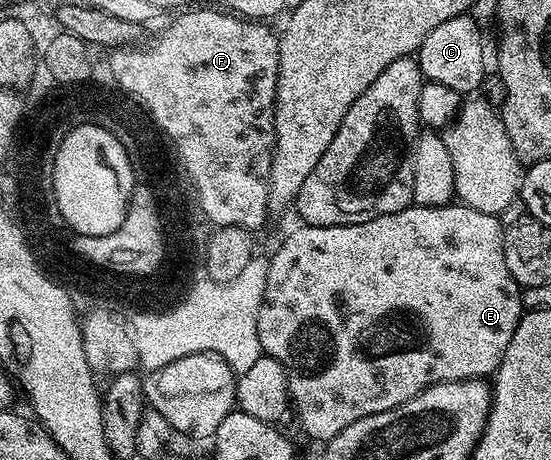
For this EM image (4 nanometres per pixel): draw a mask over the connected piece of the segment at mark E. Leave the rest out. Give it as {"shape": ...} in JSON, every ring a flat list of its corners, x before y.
{"shape":[[451,201,442,207,411,205,400,213,388,213,384,217,347,227,302,225,299,228,275,249,274,256,269,256,268,281,264,285,264,297,258,314,258,332,263,352,284,365,293,410,298,410,302,427,312,438,332,440,348,429,348,425,388,409,396,409,433,383,480,379,493,376,497,371,504,357,504,349,508,349,508,341,512,341,512,333,516,333,516,325,524,314,523,288,513,279,504,259,504,223,499,216,480,213]]}

